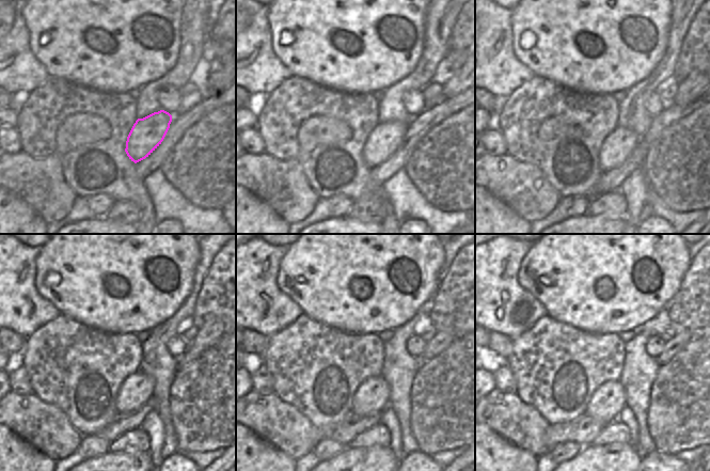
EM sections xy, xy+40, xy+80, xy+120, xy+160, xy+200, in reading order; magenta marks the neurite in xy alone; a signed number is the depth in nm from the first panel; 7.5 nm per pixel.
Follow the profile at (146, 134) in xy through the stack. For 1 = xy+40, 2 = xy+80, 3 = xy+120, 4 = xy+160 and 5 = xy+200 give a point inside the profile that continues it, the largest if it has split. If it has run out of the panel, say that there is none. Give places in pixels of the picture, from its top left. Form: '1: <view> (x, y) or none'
1: xy+40 (384, 139)
2: xy+80 (620, 142)
3: xy+120 (141, 386)
4: xy+160 (380, 388)
5: xy+200 (619, 399)

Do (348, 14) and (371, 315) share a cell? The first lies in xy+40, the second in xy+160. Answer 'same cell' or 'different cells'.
same cell

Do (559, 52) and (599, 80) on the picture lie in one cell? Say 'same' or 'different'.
same

